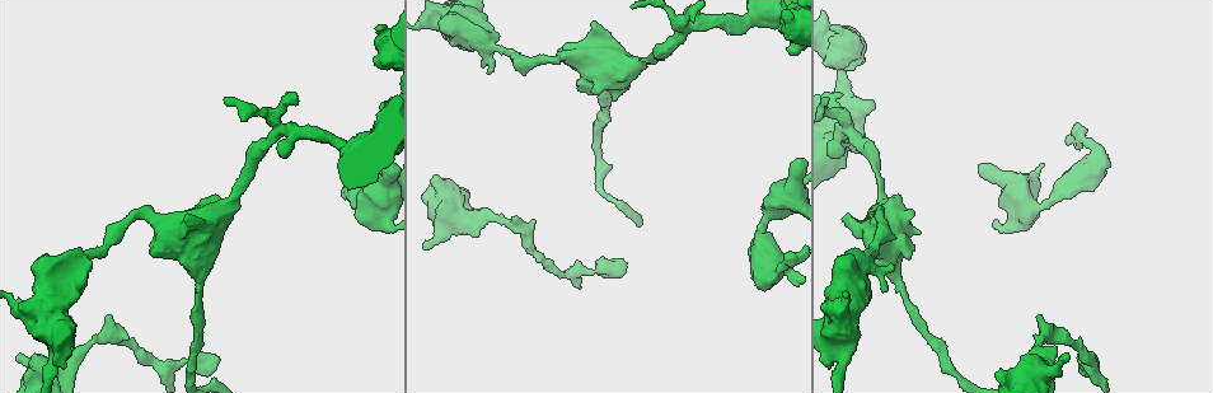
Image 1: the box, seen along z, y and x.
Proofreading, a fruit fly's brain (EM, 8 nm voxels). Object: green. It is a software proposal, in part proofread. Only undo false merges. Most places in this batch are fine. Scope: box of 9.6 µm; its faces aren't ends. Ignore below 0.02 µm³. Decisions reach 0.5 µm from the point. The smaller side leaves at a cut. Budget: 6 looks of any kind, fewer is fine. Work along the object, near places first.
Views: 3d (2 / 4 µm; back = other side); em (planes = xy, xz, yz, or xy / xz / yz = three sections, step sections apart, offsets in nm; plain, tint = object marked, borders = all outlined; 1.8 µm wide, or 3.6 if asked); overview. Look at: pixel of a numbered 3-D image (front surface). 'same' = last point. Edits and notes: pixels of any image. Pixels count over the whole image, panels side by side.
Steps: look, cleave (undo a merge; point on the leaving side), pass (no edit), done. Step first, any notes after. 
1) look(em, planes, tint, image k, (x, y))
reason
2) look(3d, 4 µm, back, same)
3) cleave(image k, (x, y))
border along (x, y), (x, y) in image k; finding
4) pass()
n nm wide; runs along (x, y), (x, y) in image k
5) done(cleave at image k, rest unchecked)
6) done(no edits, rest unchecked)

look(em, xz, step 8, tint, image 1, (163, 365))
a narrow waist

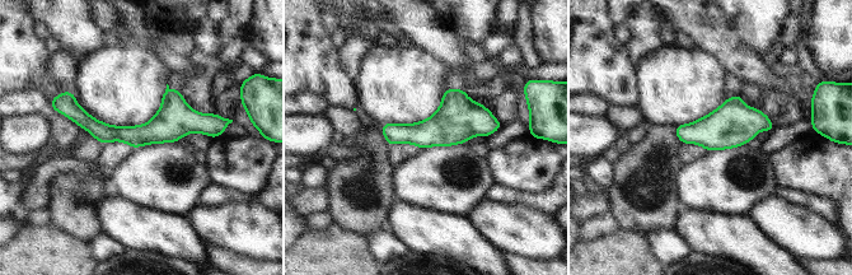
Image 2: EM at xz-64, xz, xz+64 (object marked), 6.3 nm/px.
look(em, planes, tint, same)
another direction

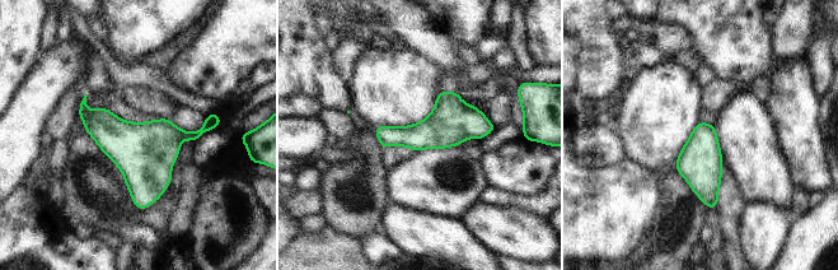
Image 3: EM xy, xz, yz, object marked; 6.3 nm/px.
pass()
240 nm wide; all the same neuron

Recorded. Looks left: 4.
look(3d, 2 µm, image 1, (847, 131))
sharp bend

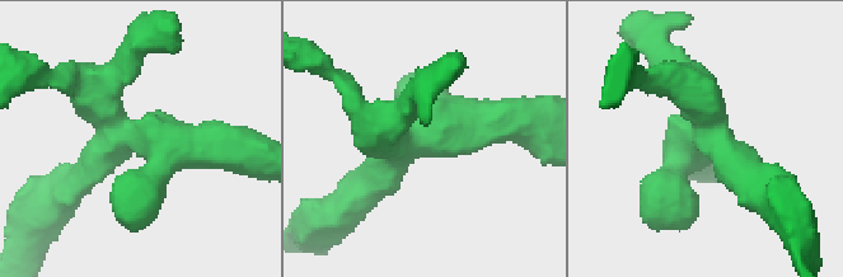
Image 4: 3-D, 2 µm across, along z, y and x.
look(em, planes, borders, image 4, (712, 135))
now the EM

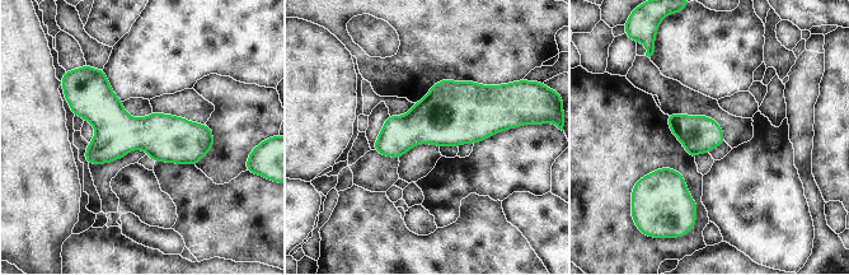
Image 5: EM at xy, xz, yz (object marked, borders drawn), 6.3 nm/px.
pass()
runs along (78, 93), (125, 134), (209, 145) in image 5; one neuron here

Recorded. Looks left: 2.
look(3d, 4 µm, image 1, (1024, 208))
sudden change in width

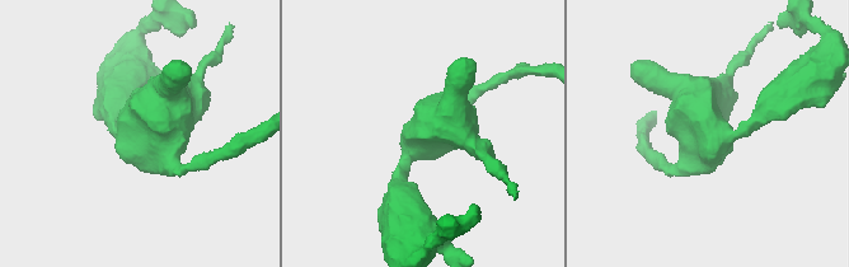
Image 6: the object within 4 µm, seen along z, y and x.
look(em, yz, step 16, borders, image 6, (151, 135))
need the tissue

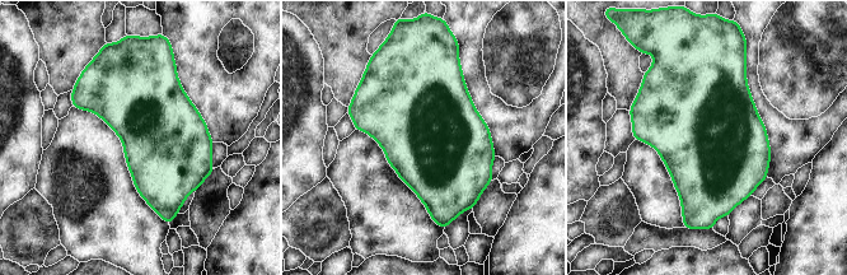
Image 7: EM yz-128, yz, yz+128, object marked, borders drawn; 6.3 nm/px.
pass()
all the same neuron

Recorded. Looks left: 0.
done(no edits, rest unchecked)

